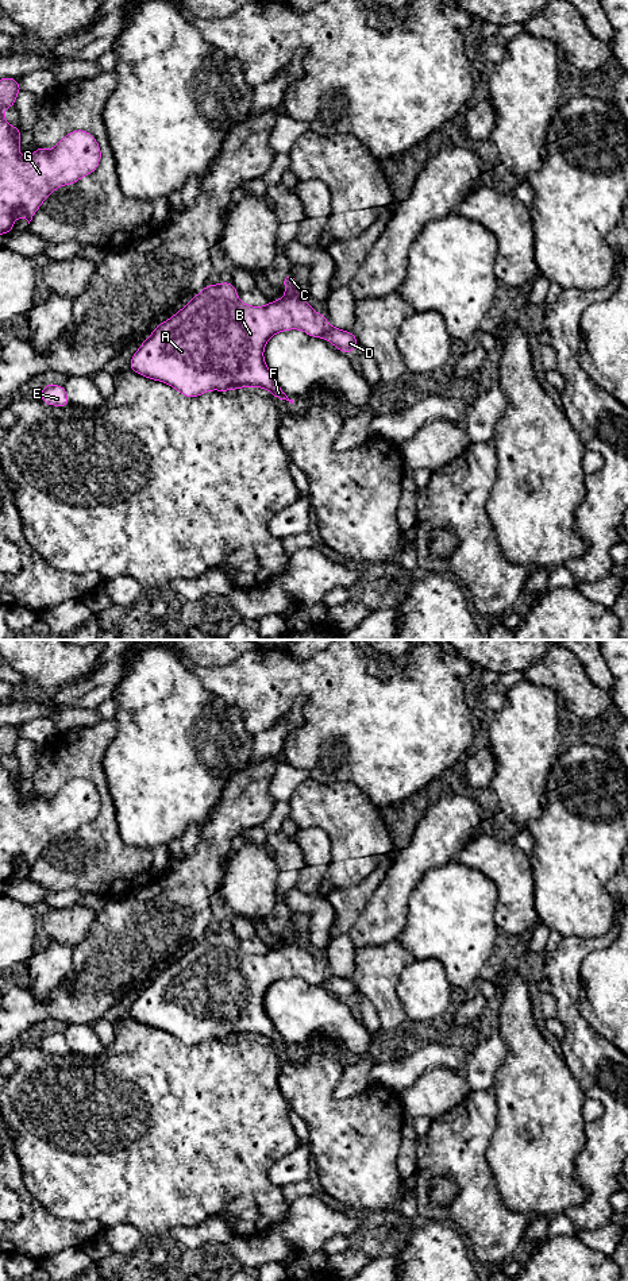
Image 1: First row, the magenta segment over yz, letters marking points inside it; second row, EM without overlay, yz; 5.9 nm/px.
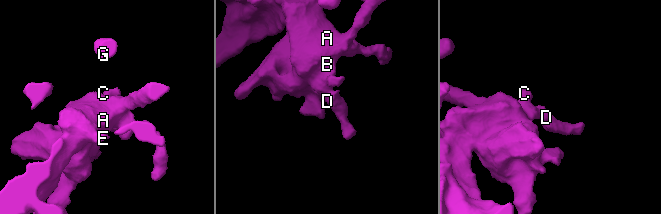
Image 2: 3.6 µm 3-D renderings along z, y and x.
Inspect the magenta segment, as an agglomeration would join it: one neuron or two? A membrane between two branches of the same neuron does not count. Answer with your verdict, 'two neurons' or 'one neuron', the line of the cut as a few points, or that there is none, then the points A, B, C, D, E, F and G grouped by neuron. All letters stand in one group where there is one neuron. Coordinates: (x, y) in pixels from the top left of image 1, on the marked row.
one neuron; cut none; groups A B C D E F G

